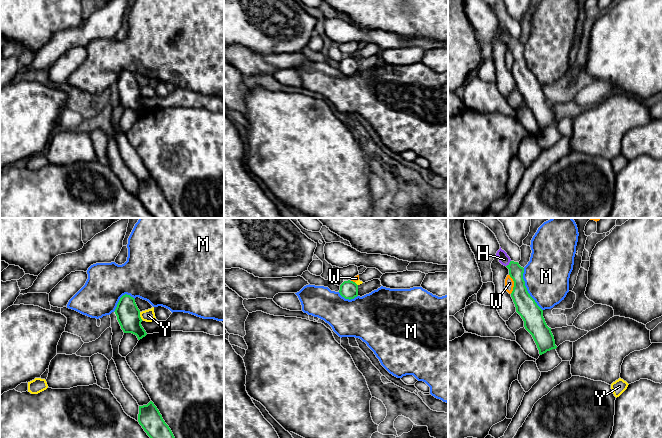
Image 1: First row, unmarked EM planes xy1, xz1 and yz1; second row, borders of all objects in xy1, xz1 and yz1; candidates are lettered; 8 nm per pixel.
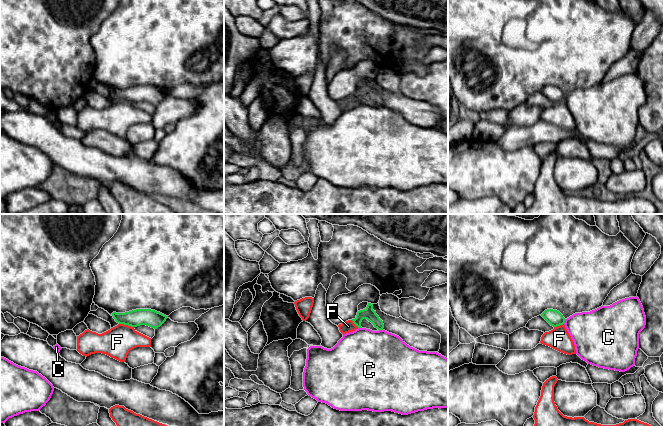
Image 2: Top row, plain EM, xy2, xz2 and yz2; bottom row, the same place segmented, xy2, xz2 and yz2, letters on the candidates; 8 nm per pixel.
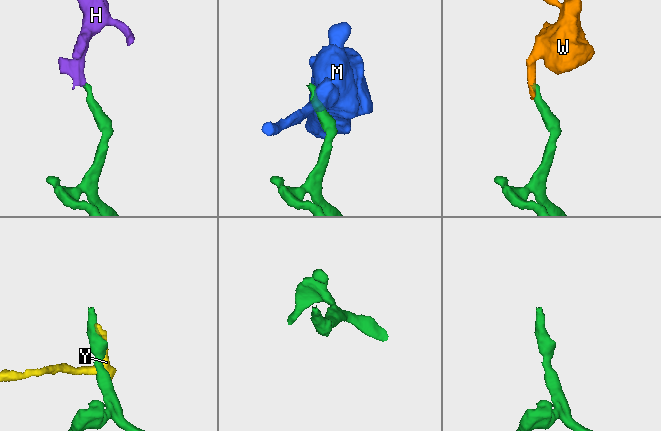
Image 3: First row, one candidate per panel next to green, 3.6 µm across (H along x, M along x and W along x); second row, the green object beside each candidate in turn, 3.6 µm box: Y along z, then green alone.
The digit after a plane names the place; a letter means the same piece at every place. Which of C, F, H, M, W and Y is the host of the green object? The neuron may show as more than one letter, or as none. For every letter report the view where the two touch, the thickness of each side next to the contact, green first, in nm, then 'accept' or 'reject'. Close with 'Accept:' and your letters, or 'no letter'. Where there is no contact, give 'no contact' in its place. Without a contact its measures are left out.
C: yz2 | 120/340 nm | reject
F: xy2 | 140/240 nm | reject
H: yz1 | 120/90 nm | accept
M: yz1 | 170/360 nm | reject
W: yz1 | 170/80 nm | reject
Y: xy1 | 190/100 nm | reject
Accept: H

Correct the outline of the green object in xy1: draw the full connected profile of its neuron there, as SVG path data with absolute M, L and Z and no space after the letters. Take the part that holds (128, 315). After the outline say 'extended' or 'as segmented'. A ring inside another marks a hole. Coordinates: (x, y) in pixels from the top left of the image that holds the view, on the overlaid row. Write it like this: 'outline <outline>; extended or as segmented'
outline M127 294L123 295L114 312L124 333L132 333L137 336L138 340L147 335L141 325L140 310L133 297Z; as segmented

